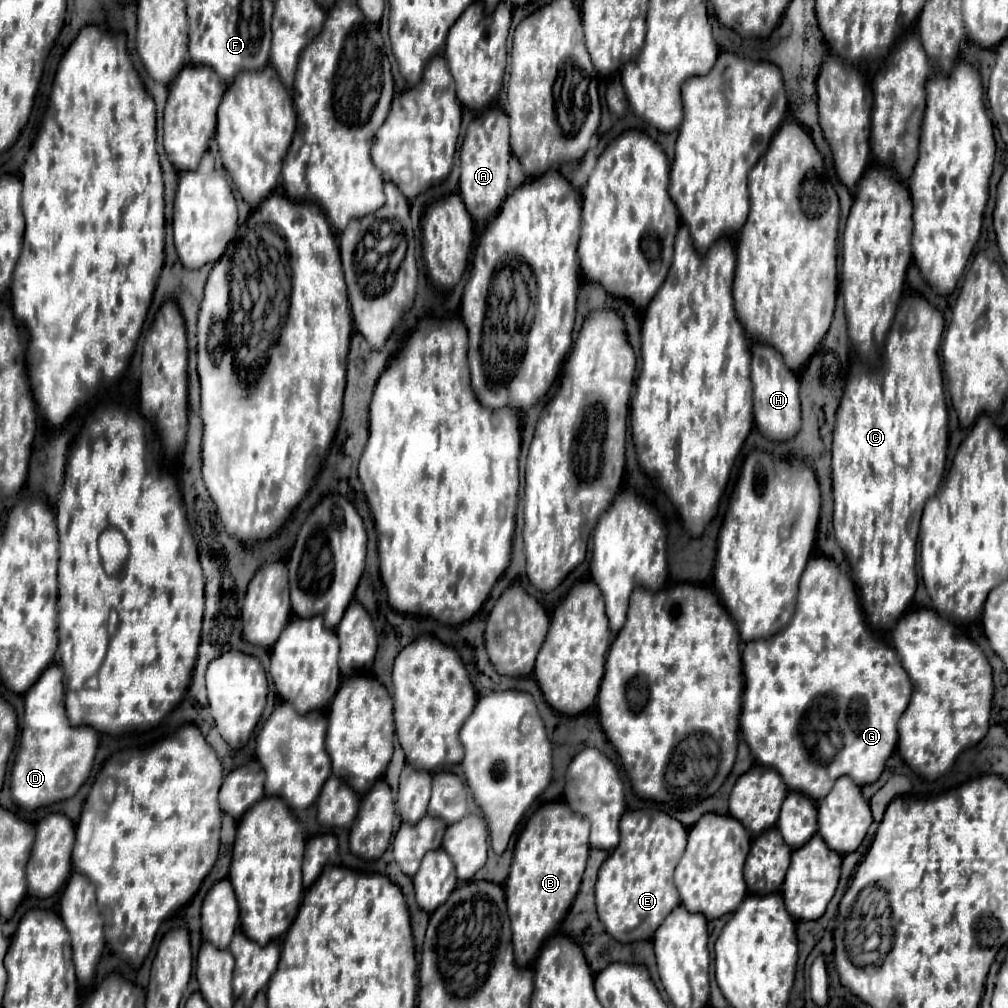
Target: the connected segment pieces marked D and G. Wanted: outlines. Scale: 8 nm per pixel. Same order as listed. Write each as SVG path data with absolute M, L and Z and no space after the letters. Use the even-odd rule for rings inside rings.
M53 665L25 693L25 725L15 757L17 761L11 771L11 795L19 809L35 811L69 799L91 773L97 751L97 731L91 727L69 725L63 707L63 691L63 669Z
M815 557L807 563L799 581L793 621L783 633L773 635L771 639L751 641L745 645L743 675L743 739L749 745L755 763L775 769L787 783L789 791L799 791L809 799L819 801L831 791L835 779L843 775L851 777L859 787L871 785L881 777L885 763L897 745L897 721L907 709L913 687L905 669L897 663L895 649L887 647L865 623L853 581L831 559ZM817 697L833 697L837 701L835 719L841 733L841 749L829 763L813 761L801 735L801 719Z

